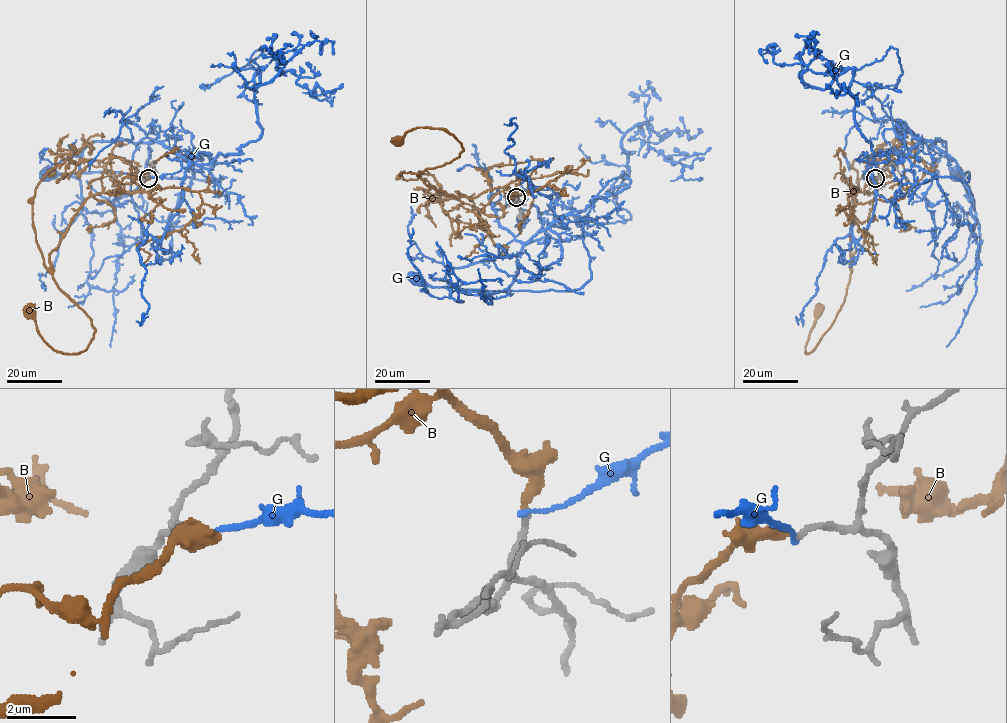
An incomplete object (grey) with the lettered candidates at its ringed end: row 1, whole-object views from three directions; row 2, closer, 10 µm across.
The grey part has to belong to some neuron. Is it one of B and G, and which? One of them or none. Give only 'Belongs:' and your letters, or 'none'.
Belongs: B

